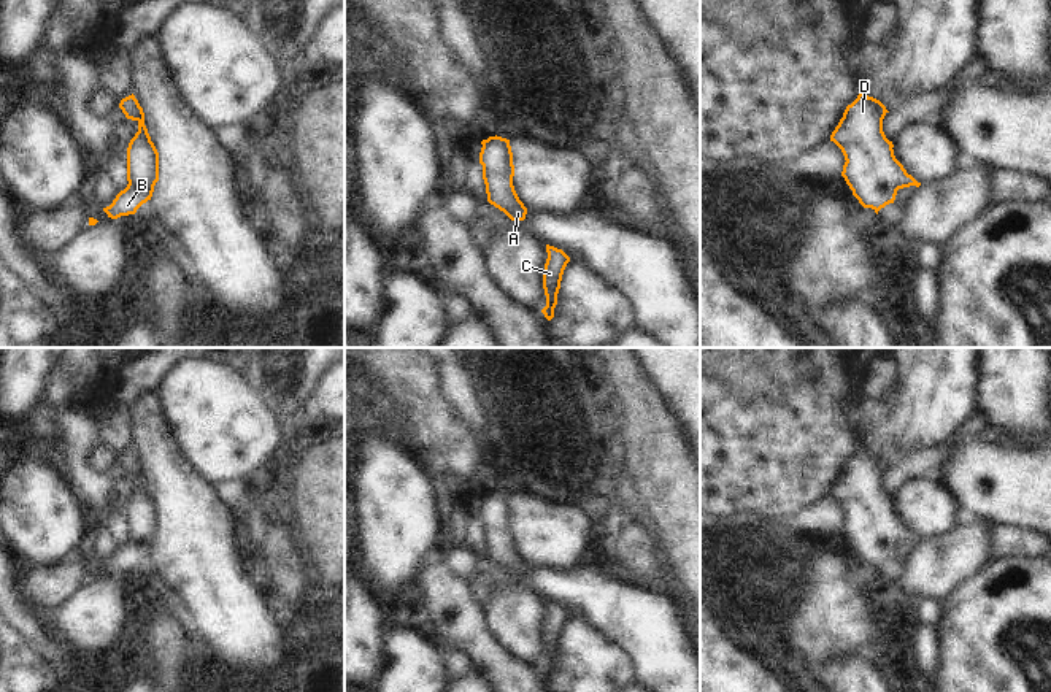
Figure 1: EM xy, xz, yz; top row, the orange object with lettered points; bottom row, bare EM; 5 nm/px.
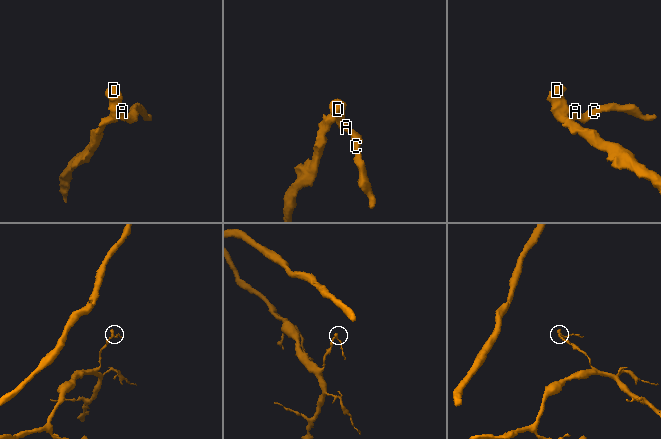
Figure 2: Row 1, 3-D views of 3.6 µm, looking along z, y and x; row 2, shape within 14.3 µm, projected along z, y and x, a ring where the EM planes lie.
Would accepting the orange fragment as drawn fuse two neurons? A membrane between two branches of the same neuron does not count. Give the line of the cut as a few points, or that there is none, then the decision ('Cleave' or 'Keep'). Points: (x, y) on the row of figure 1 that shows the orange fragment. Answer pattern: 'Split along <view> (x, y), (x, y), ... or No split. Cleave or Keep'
No split. Keep.

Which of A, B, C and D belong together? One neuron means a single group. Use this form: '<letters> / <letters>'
A B C D

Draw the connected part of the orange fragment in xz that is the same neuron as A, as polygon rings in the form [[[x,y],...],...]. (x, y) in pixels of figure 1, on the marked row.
[[[495,135],[483,140],[481,144],[479,163],[483,165],[487,202],[511,221],[524,221],[527,208],[513,186],[514,165],[510,140]]]

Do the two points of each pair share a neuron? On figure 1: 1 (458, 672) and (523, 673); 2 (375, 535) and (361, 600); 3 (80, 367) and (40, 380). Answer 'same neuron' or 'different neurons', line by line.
1: different neurons
2: different neurons
3: different neurons

